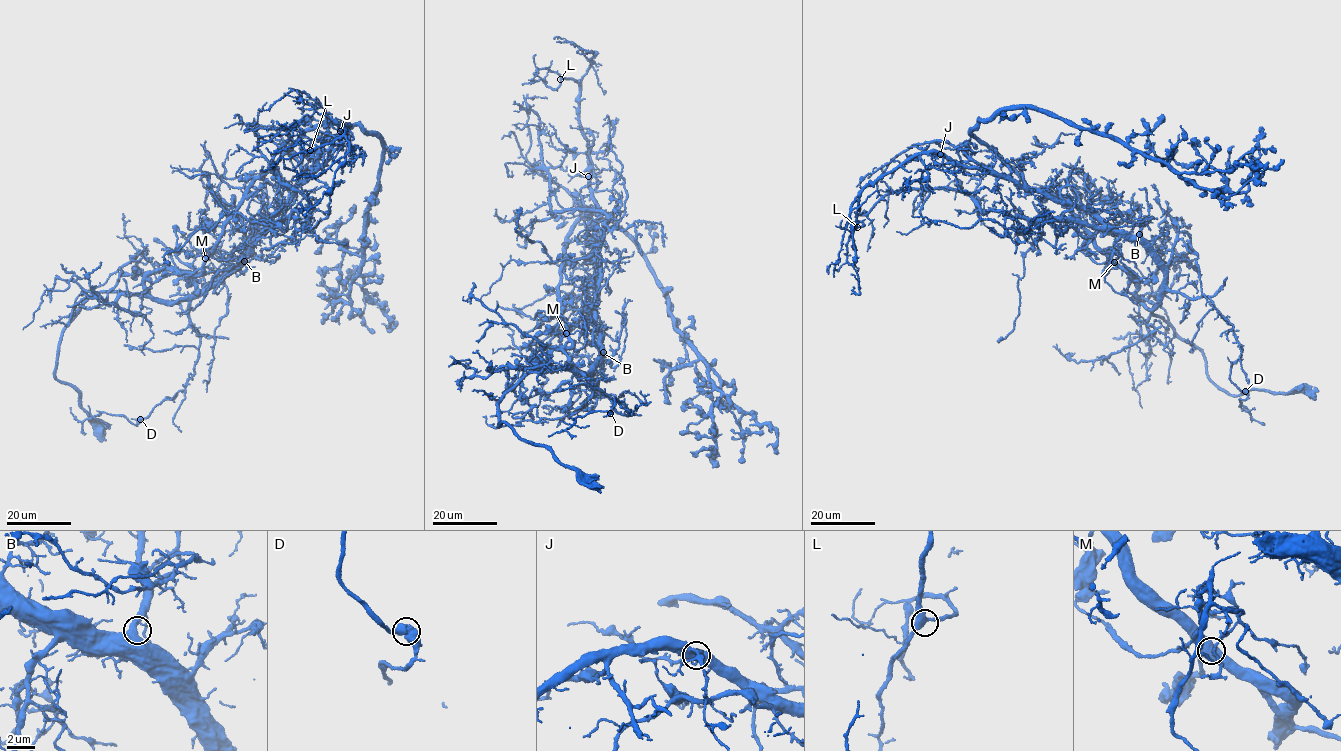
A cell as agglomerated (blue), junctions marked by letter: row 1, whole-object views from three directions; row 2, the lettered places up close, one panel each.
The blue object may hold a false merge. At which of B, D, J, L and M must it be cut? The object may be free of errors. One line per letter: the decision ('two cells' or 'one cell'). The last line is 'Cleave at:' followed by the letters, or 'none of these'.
B: one cell
D: one cell
J: one cell
L: one cell
M: one cell
Cleave at: none of these

